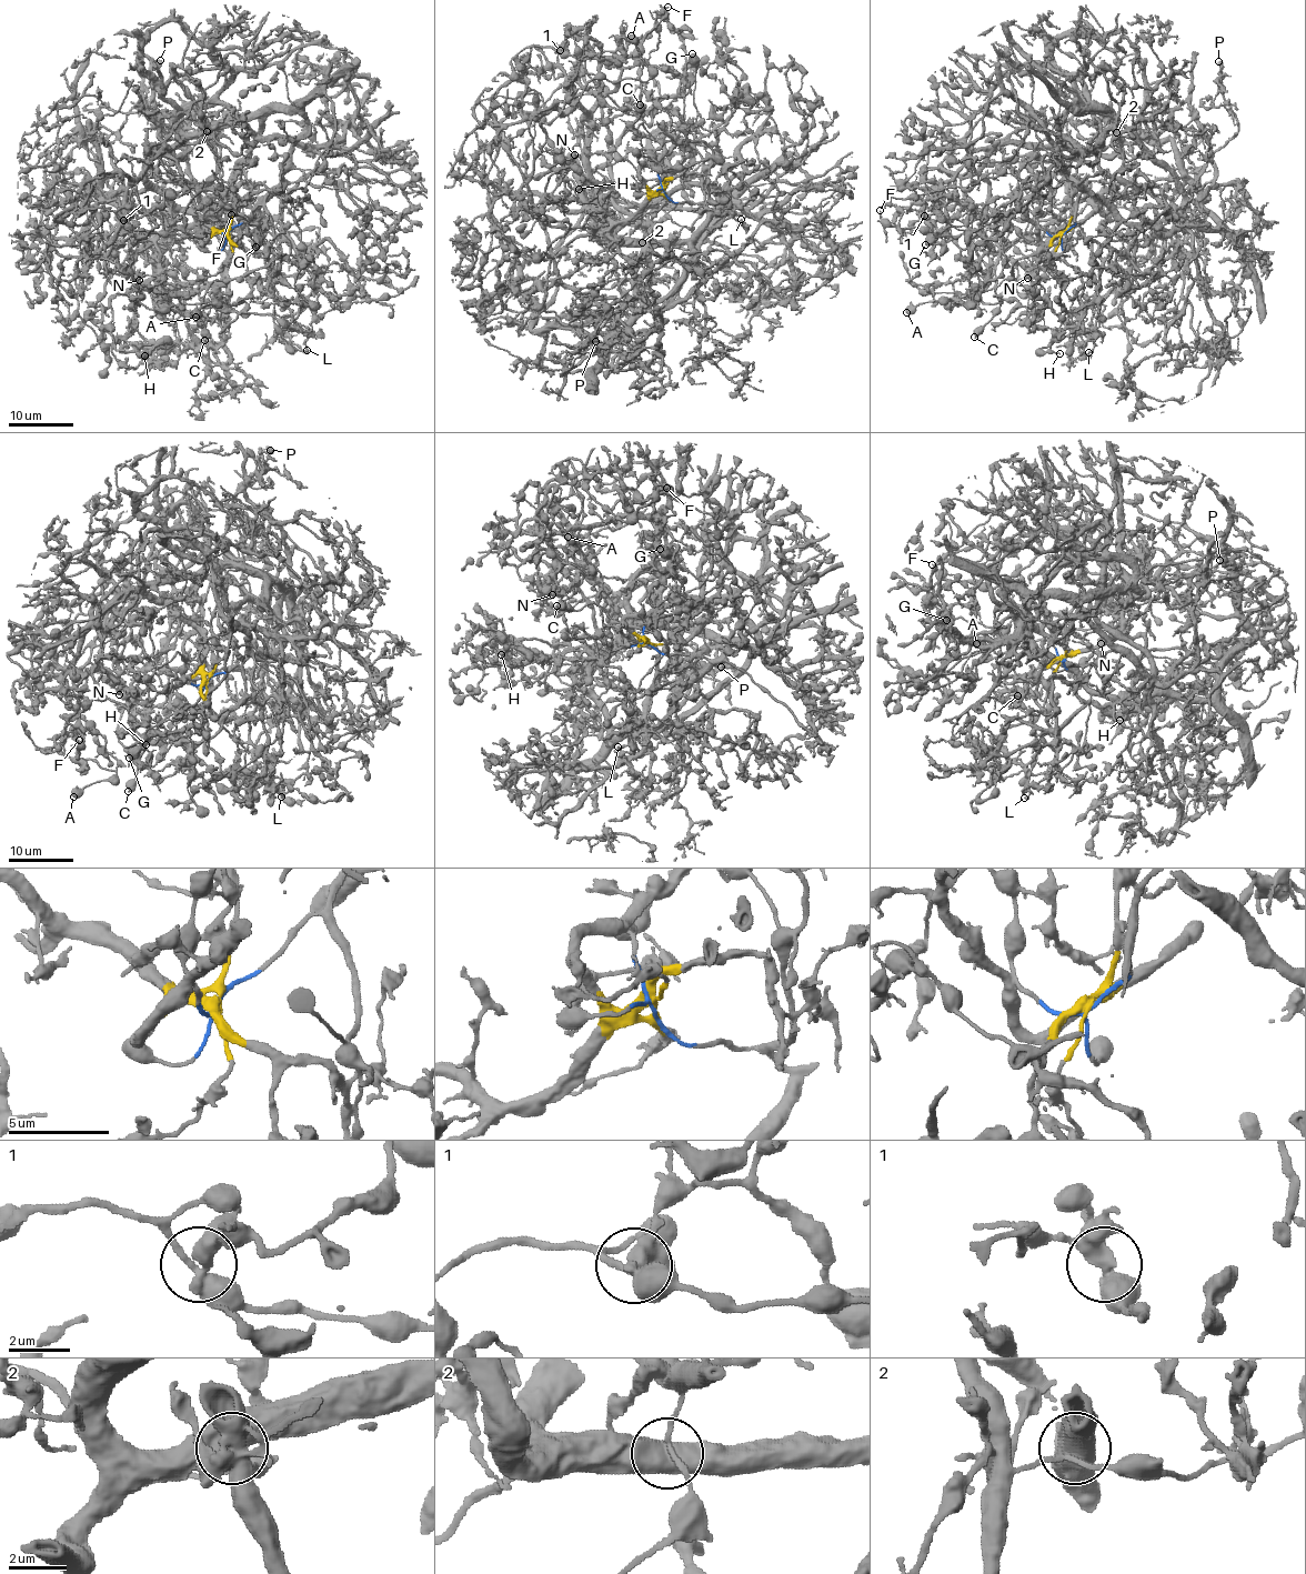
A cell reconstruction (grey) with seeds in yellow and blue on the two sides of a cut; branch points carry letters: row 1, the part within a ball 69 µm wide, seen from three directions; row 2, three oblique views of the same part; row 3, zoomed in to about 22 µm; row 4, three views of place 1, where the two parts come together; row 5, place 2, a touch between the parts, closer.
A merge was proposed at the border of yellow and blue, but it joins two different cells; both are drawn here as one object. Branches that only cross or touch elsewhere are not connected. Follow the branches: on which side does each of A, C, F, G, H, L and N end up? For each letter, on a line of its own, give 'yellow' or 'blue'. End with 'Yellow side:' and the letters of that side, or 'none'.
A: blue
C: blue
F: blue
G: blue
H: blue
L: yellow
N: yellow
Yellow side: L, N

